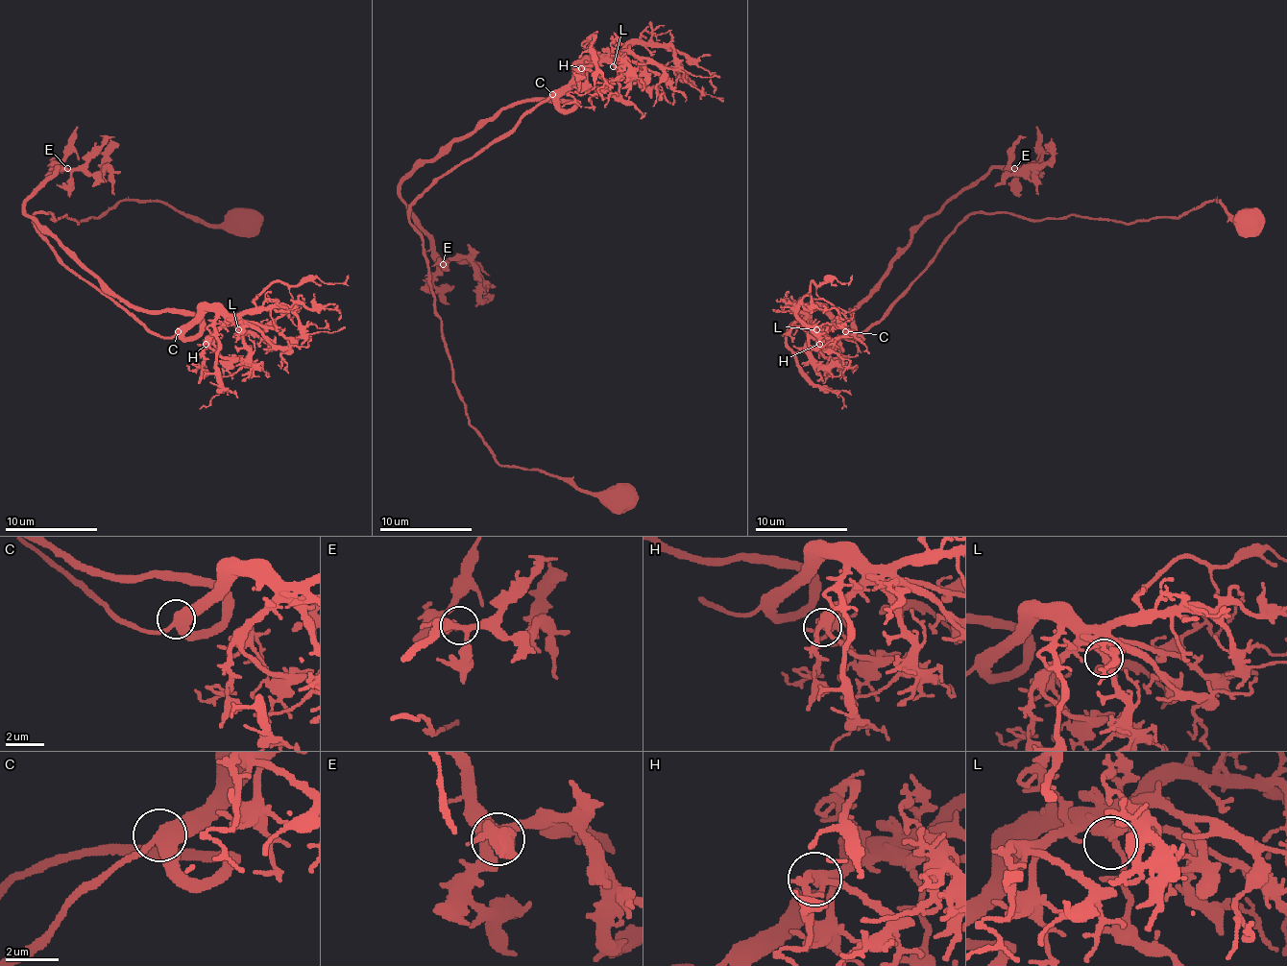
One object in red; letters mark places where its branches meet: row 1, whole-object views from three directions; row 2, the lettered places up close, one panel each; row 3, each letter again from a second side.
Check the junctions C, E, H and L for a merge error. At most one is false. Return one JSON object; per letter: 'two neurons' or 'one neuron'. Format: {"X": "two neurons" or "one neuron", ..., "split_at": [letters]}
{"C": "one neuron", "E": "one neuron", "H": "one neuron", "L": "one neuron", "split_at": []}

